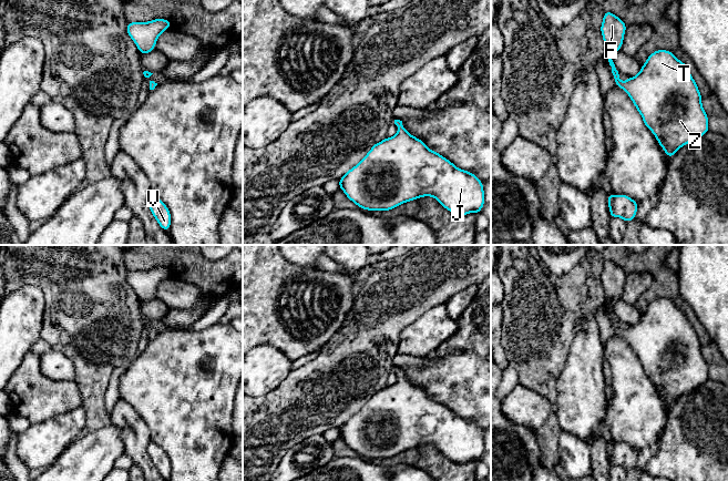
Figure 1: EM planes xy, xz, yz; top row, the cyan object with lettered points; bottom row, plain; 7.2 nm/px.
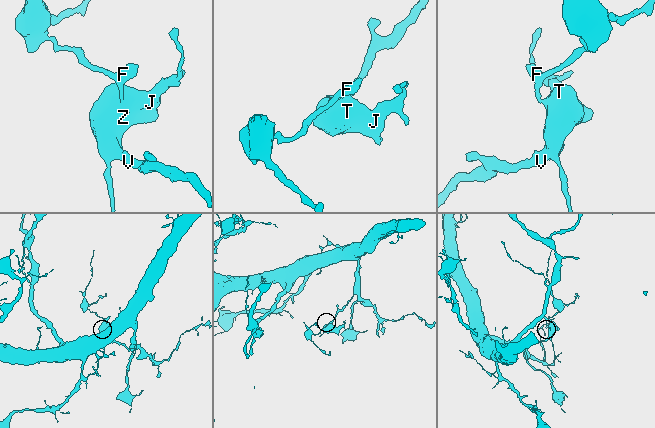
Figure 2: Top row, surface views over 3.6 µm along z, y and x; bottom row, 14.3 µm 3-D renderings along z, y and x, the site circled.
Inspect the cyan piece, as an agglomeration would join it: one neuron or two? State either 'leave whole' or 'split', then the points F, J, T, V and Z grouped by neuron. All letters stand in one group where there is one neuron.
leave whole; groups F J T V Z

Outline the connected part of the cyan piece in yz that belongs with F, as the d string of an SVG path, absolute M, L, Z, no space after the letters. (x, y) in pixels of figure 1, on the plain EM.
M605 259L601 280L607 299L604 301L612 315L612 321L616 335L624 338L640 361L644 372L658 389L658 392L670 407L680 396L701 386L709 379L708 365L701 352L701 344L698 335L689 321L687 314L678 308L668 298L656 298L642 314L639 321L628 326L625 330L619 328L611 301L619 299L626 279L626 273L614 262Z

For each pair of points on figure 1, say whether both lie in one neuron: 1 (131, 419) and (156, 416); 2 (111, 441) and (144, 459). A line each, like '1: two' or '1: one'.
1: two
2: two

